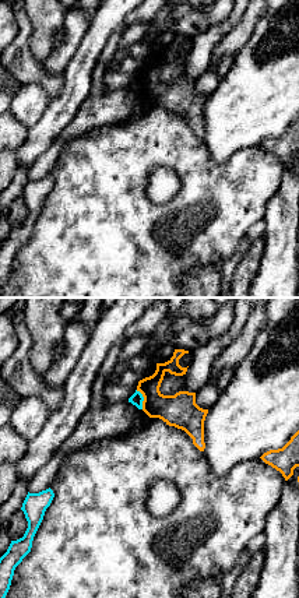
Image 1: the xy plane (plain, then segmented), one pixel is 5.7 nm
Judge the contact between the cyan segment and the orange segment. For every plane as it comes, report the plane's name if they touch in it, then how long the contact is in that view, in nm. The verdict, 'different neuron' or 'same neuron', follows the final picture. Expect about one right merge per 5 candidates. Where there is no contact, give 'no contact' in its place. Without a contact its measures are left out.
xy | 120 nm

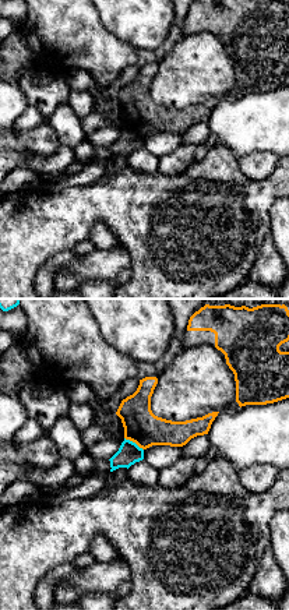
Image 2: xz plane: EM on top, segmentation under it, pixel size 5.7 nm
xz | 130 nm

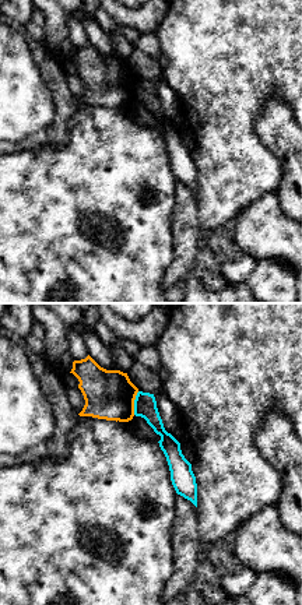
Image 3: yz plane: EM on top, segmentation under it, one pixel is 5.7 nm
yz | 140 nm

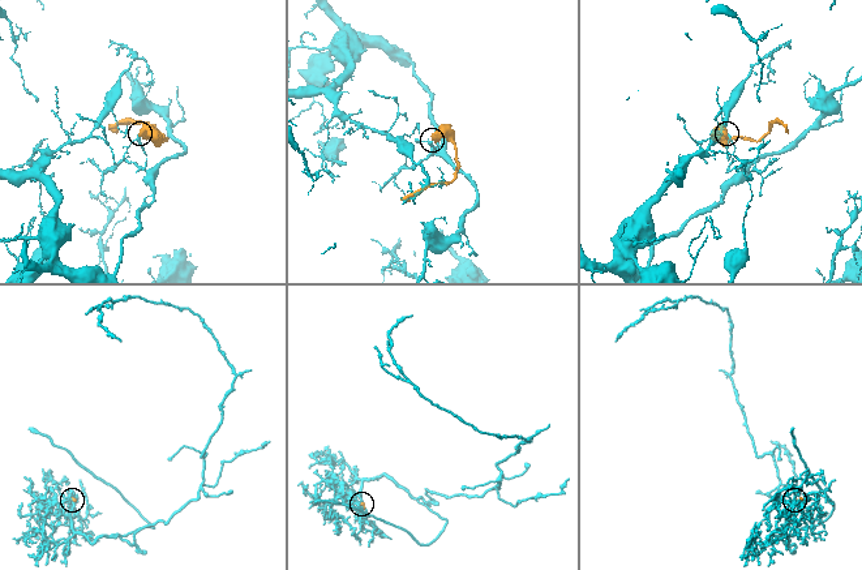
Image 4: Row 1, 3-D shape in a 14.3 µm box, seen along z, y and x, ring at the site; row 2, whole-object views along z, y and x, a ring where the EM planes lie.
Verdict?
different neuron

